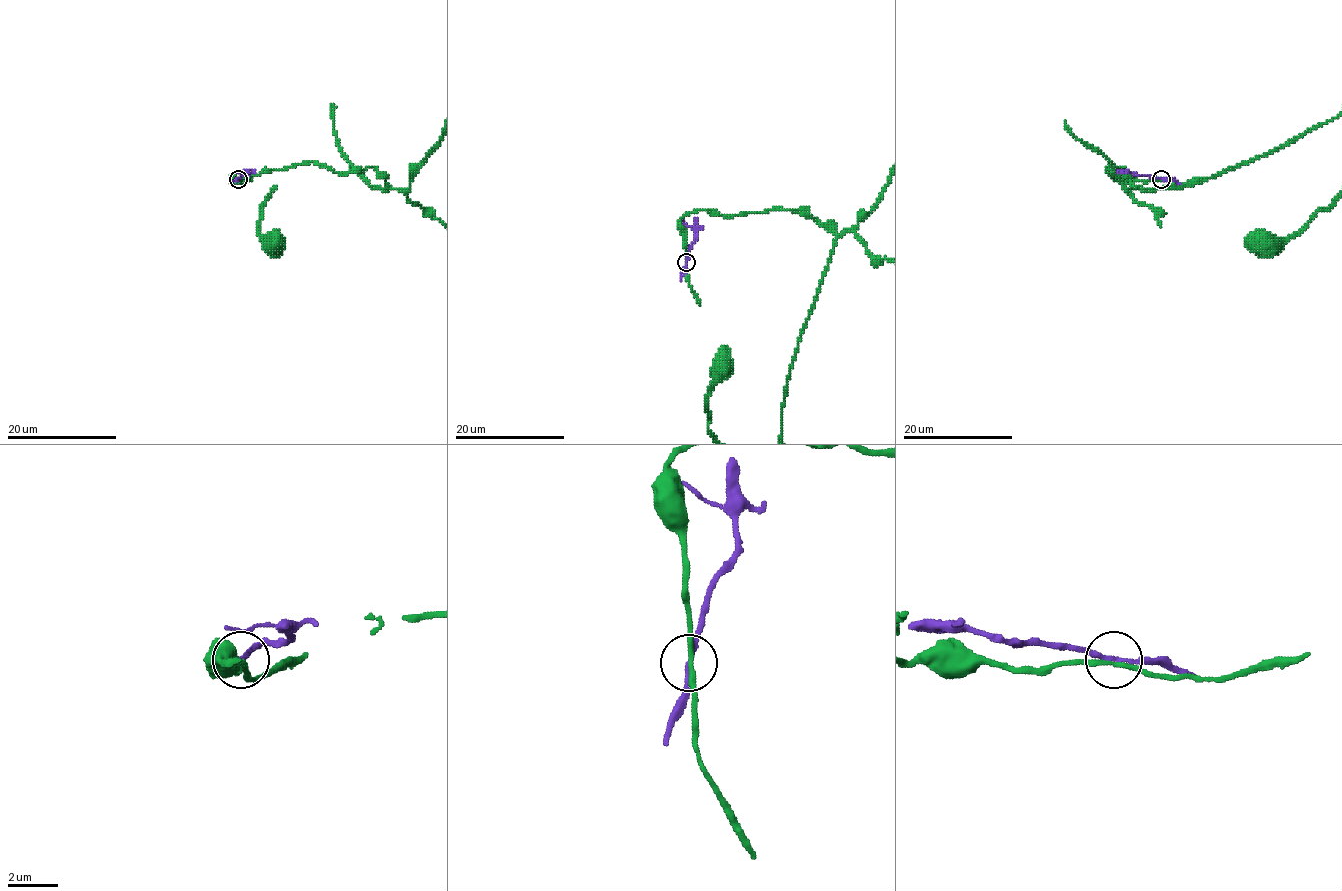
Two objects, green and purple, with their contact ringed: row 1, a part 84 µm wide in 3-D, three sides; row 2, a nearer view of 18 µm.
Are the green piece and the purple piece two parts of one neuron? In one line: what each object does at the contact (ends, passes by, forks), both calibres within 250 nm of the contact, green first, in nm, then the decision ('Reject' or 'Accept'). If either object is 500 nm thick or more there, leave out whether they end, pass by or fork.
At the ring green passes by. At the ring purple passes by. Thickness 180 nm (green) against 150 nm. Accept

